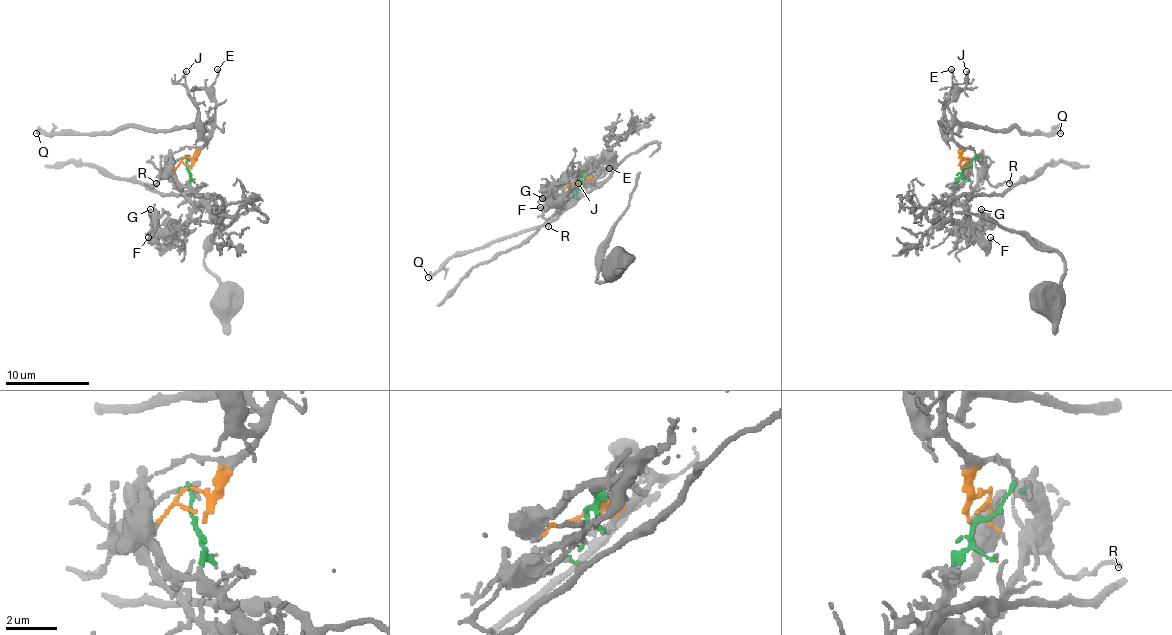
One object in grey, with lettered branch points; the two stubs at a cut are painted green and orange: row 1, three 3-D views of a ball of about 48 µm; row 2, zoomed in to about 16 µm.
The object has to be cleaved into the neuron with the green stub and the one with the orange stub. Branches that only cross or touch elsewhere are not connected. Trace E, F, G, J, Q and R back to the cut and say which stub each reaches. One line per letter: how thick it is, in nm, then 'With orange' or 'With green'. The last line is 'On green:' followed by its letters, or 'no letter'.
E: Thickness 150 nm. With orange
F: Thickness 150 nm. With green
G: Thickness 130 nm. With green
J: Thickness 110 nm. With orange
Q: Thickness 460 nm. With orange
R: Thickness 120 nm. With green
On green: F, G, R

